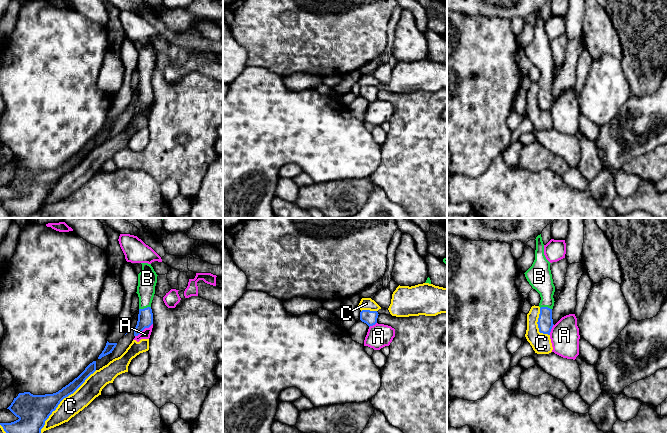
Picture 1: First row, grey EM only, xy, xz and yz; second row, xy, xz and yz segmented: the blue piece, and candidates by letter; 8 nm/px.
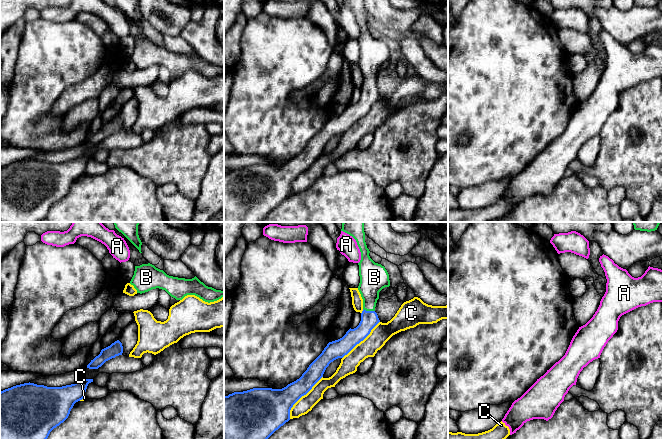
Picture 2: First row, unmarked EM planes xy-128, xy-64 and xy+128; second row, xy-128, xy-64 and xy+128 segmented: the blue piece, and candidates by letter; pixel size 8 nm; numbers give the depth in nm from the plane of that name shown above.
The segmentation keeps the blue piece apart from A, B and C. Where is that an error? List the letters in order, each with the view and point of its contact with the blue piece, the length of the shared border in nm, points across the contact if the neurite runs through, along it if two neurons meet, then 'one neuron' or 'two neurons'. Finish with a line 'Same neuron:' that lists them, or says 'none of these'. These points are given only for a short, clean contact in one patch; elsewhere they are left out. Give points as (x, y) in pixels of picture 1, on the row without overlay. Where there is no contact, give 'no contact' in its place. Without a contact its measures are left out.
A: meets blue in xy at (143, 105); contact 180 nm long; two neurons
B: meets blue in xy at (144, 84); contact 100 nm long; runs through xy (145, 93), (144, 84), (147, 54); one neuron
C: meets blue in xy at (63, 174); contact 700 nm long; two neurons
Same neuron: B

